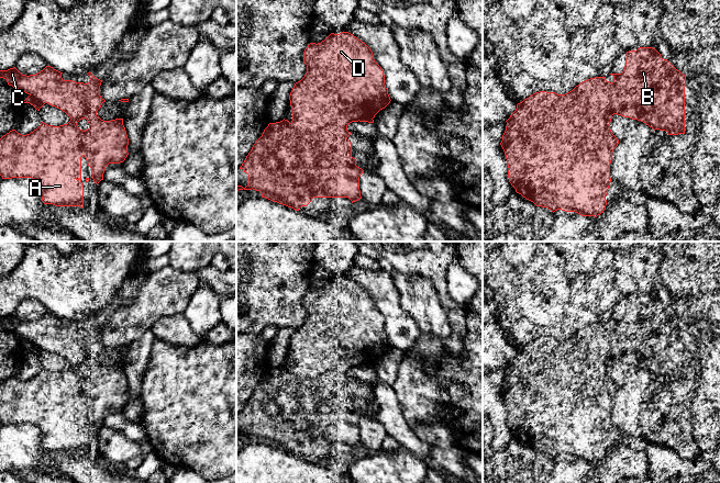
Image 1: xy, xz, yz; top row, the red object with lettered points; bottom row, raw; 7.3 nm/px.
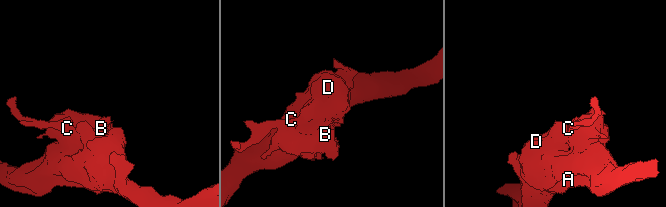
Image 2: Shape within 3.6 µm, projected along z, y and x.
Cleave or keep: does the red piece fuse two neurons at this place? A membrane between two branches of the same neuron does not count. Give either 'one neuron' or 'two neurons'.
two neurons

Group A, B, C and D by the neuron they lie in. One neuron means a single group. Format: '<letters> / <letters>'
A C D / B

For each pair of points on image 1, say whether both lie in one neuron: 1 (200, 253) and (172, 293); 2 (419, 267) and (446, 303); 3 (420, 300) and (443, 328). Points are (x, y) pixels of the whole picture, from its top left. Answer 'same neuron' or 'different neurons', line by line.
1: different neurons
2: same neuron
3: same neuron

